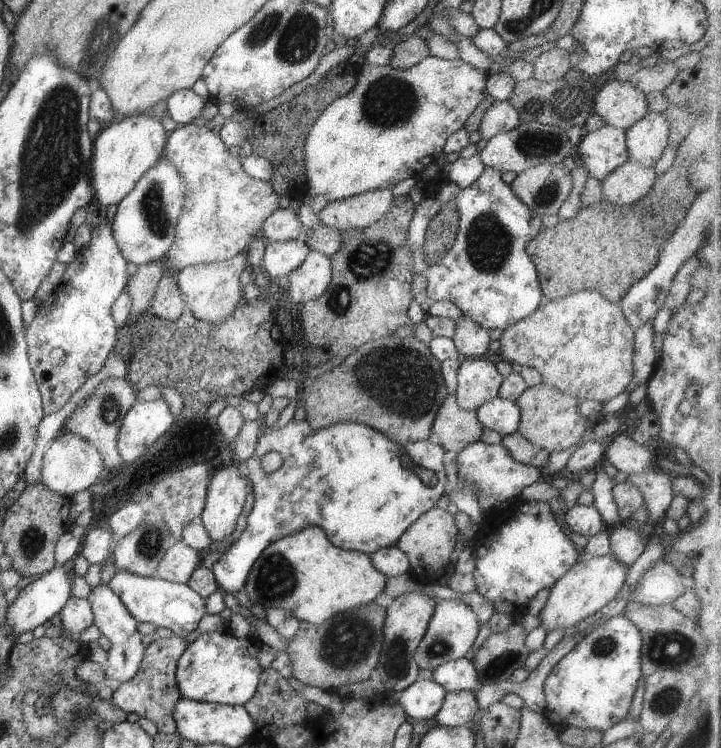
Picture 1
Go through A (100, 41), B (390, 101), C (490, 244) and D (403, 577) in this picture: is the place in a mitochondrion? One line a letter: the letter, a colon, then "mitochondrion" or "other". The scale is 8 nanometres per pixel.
A: mitochondrion
B: mitochondrion
C: mitochondrion
D: other

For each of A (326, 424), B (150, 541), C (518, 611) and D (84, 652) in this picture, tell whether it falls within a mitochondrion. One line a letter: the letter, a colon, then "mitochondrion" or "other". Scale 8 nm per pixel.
A: other
B: mitochondrion
C: other
D: other

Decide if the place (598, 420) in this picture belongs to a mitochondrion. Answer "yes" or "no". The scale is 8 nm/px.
no

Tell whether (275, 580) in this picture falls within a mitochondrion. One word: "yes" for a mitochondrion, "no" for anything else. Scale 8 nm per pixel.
yes

